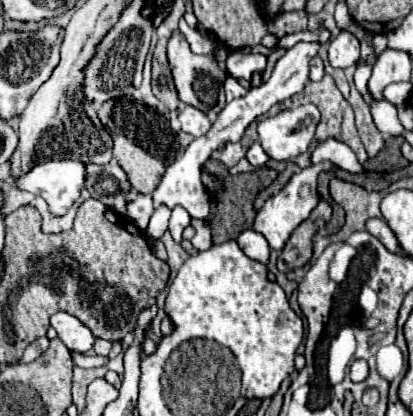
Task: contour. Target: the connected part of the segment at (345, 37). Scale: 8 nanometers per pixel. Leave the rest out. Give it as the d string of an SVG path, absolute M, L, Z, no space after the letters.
M340 31L332 39L330 49L328 49L330 65L346 69L350 65L356 65L358 57L360 57L360 43L358 43L358 39L352 33L348 33L348 31Z

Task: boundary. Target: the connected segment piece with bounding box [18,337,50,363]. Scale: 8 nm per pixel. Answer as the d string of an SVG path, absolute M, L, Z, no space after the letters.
M40 337L40 339L36 339L26 351L24 351L24 355L22 355L22 359L18 361L18 363L30 363L30 361L34 361L36 357L40 357L46 349L48 349L48 339L46 337Z

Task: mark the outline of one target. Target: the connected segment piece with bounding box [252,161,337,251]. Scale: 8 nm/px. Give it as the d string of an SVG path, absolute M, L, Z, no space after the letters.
M323 161L319 164L312 165L312 167L308 167L308 169L302 169L296 175L292 175L292 179L284 185L284 189L280 193L276 193L270 199L266 199L266 203L262 205L262 209L258 211L258 215L254 219L252 229L258 231L258 233L262 233L268 239L268 243L270 243L272 249L280 251L286 245L286 241L292 235L292 231L304 219L308 219L310 211L318 205L318 201L320 201L318 191L316 191L316 179L318 179L318 175L323 171L335 172L336 168L330 161Z

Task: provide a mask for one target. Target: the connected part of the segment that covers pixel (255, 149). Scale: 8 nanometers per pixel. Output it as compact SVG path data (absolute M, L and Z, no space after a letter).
M254 143L250 149L248 149L248 161L254 165L254 167L262 167L270 157L264 153L264 149L262 149L262 145L260 143Z

